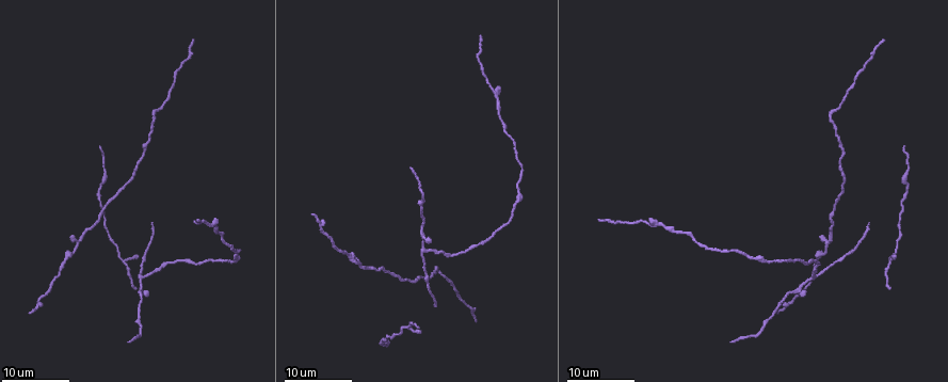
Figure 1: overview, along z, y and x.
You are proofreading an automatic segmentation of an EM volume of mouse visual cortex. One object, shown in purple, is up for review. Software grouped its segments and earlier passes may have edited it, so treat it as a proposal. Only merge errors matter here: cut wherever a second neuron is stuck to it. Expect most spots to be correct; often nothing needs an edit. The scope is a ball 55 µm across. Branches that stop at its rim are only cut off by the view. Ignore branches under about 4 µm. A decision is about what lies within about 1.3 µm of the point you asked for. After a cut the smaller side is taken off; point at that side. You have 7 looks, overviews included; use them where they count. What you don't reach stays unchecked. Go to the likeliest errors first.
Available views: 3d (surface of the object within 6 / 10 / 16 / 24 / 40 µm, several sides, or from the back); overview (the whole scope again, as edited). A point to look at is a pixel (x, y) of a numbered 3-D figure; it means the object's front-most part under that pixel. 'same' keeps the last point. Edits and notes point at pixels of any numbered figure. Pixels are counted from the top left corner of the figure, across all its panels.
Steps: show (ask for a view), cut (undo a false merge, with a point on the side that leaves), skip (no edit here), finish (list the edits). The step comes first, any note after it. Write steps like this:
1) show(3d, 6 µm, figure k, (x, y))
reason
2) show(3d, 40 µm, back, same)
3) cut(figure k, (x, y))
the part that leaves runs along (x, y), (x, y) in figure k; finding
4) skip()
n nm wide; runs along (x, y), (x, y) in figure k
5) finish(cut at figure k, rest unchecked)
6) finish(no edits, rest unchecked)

show(3d, 24 µm, figure 1, (819, 273))
branch point

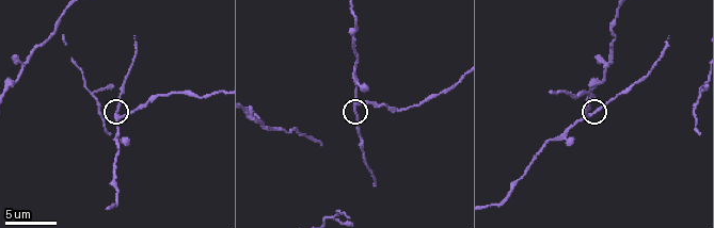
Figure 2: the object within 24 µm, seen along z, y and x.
show(3d, 6 µm, figure 2, (591, 112))

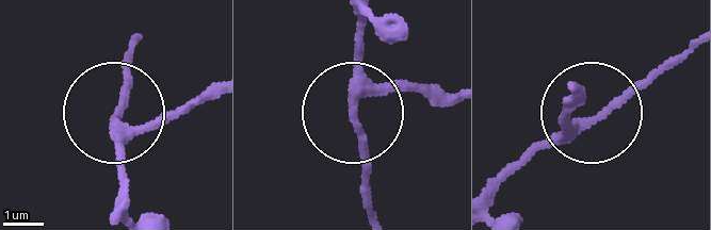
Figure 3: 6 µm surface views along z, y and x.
skip()
170 nm wide; runs along (354, 114), (357, 104), (436, 87) in figure 3; continuous, no second neuron

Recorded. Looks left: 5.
show(3d, 24 µm, figure 1, (208, 222))
calibre changes

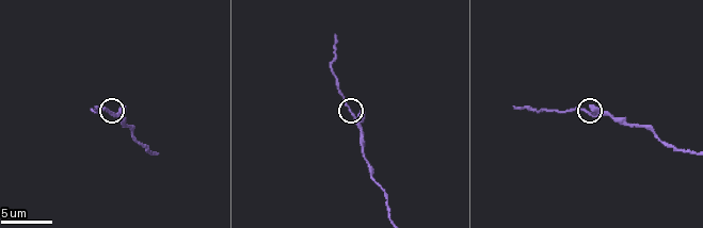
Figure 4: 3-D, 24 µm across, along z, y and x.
show(3d, 10 µm, figure 4, (591, 114))

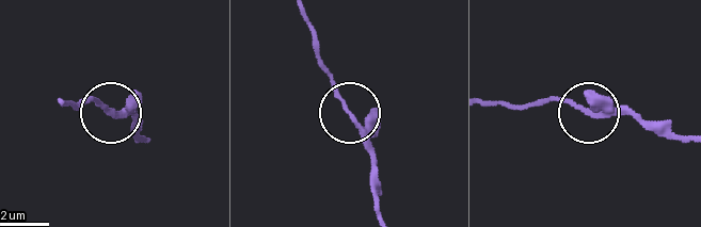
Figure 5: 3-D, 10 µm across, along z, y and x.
skip()
runs along (381, 214), (379, 172), (364, 128), (319, 63) in figure 5; continuous, no second neuron

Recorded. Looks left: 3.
show(3d, 16 µm, figure 1, (117, 190))

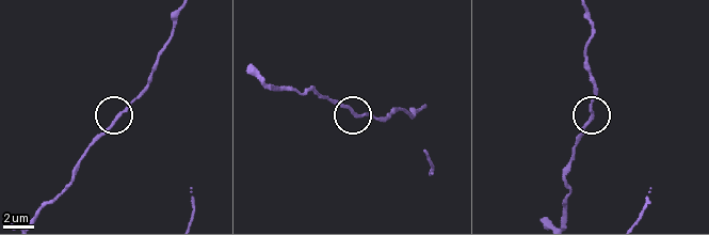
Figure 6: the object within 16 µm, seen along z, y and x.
show(3d, 10 µm, figure 6, (359, 116))

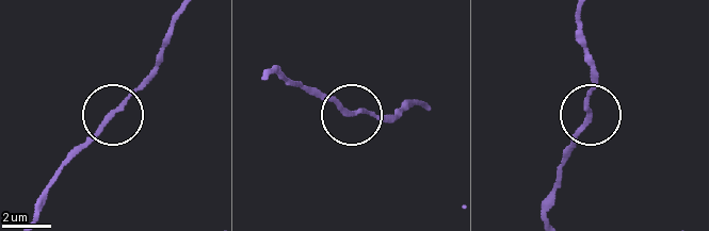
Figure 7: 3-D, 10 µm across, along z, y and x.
skip()
190 nm wide; all the same neuron

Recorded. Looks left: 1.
finish(no edits, rest unchecked)

